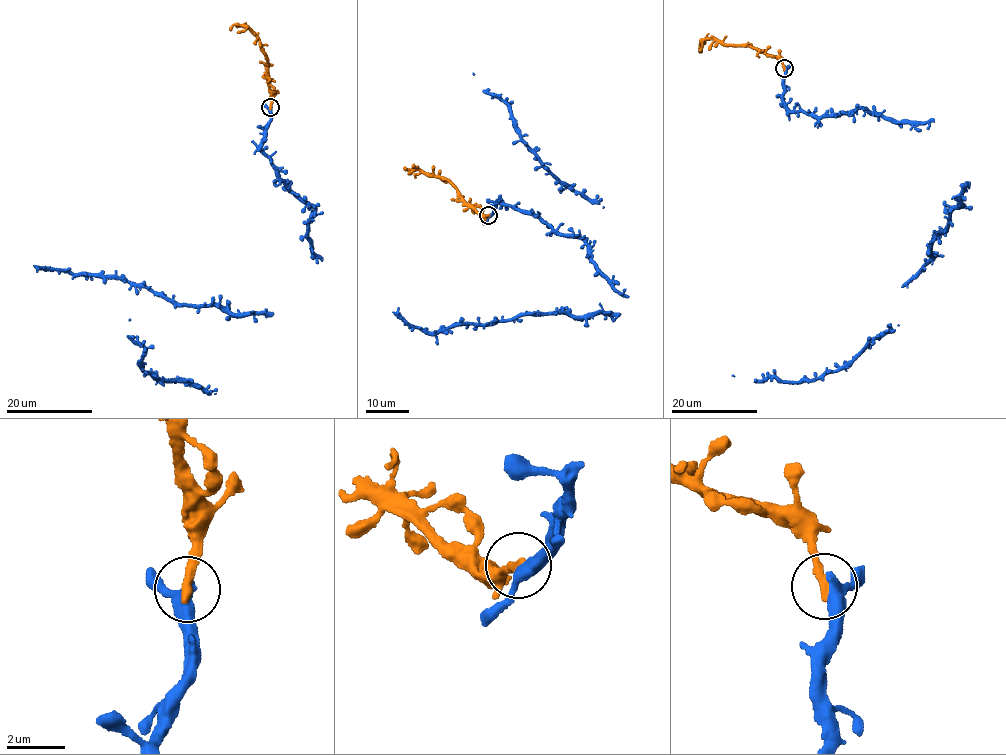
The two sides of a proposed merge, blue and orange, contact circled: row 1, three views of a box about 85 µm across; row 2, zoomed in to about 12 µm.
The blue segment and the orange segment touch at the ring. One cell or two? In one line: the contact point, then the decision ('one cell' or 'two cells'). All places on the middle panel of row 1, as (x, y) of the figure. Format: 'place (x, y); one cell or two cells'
place (488, 215); one cell

